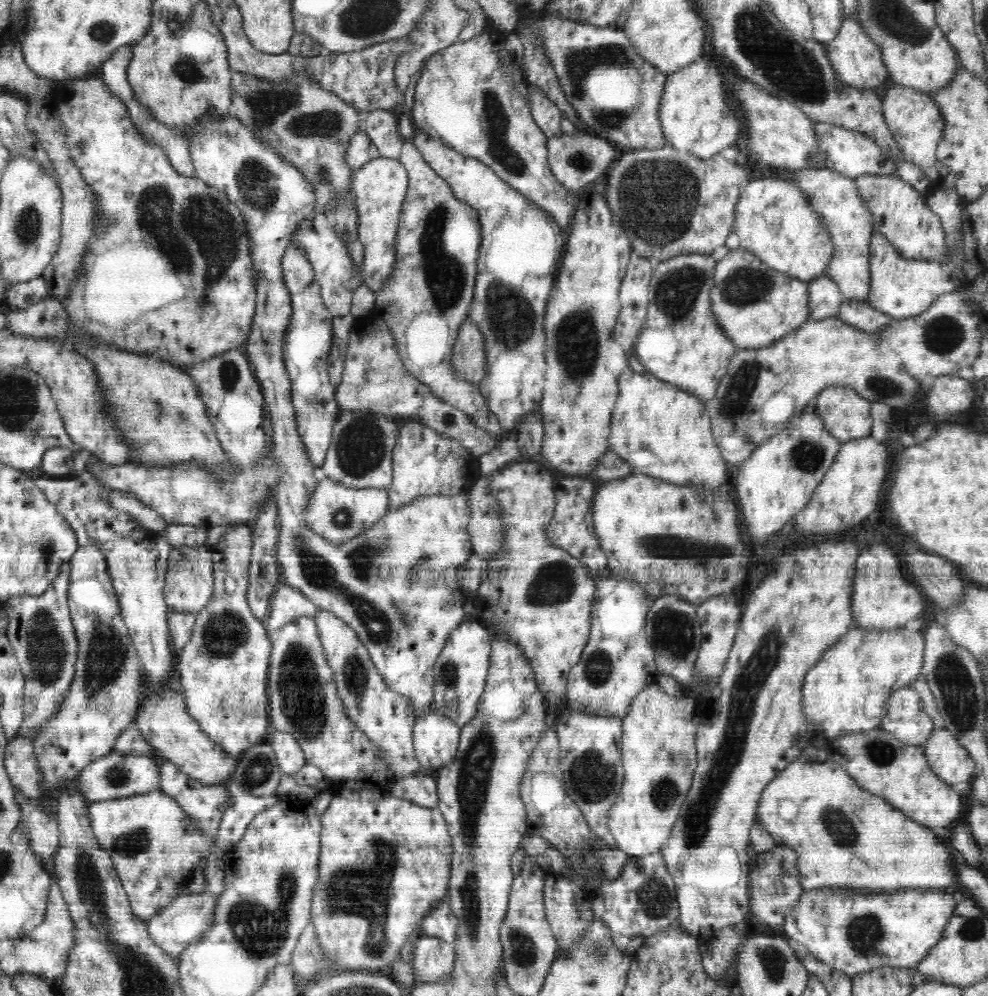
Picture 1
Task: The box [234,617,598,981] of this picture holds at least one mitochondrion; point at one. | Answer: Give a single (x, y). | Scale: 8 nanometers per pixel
(364, 892)

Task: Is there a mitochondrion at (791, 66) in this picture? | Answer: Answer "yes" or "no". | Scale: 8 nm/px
yes

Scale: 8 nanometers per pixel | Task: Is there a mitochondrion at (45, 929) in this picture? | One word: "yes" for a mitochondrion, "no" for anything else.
no

